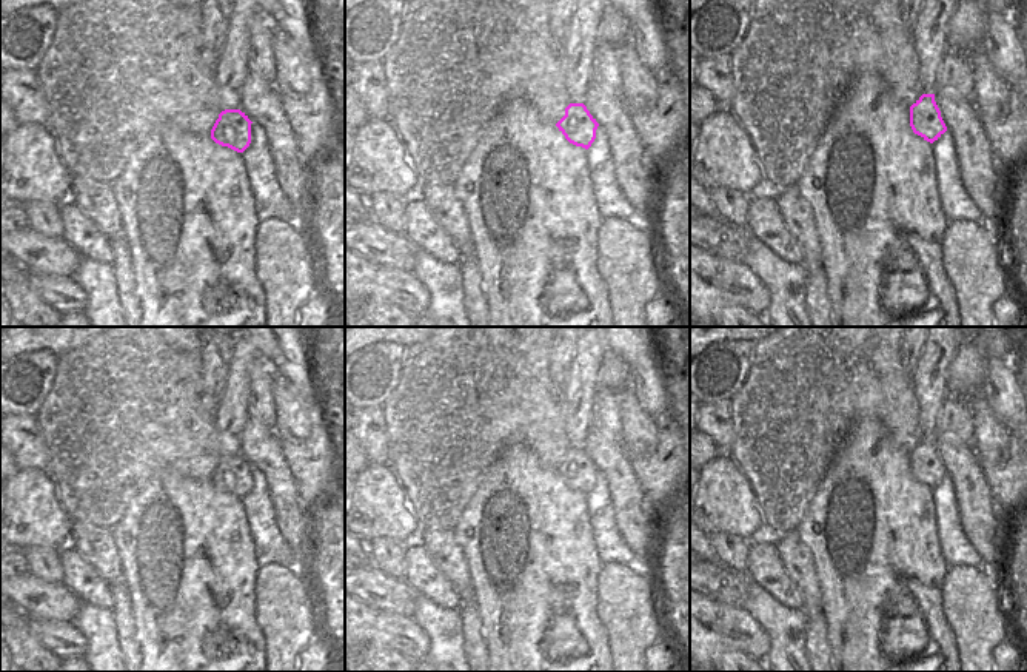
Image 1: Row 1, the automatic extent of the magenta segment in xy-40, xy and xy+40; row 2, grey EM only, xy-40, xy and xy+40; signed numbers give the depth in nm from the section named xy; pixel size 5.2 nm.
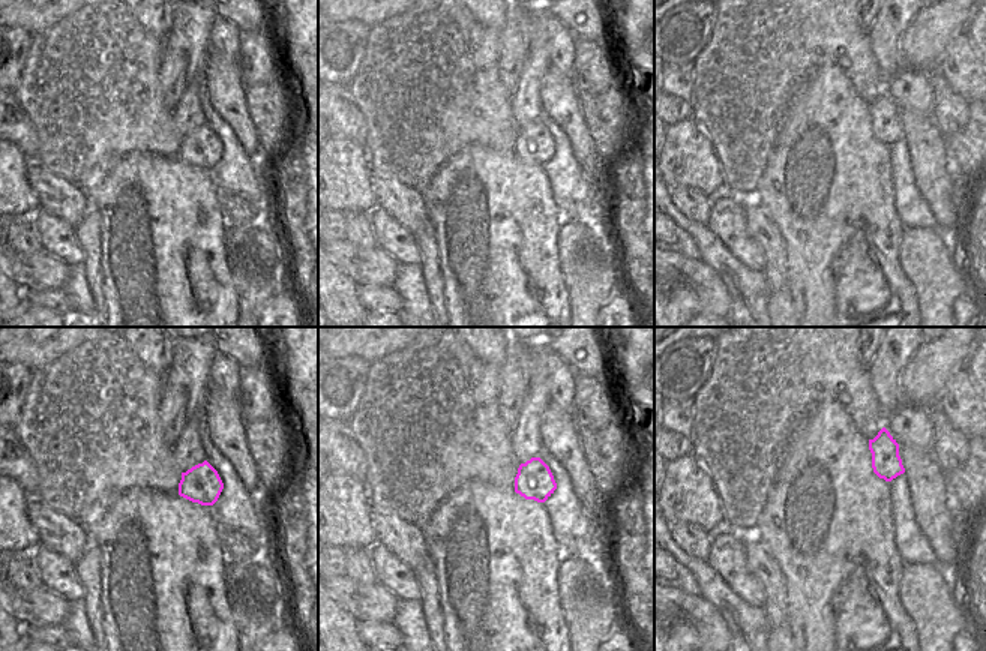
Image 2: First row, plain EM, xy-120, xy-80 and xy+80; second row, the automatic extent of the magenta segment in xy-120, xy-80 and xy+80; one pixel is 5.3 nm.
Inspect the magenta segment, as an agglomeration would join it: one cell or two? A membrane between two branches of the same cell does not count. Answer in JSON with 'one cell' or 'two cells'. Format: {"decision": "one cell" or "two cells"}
{"decision": "two cells"}

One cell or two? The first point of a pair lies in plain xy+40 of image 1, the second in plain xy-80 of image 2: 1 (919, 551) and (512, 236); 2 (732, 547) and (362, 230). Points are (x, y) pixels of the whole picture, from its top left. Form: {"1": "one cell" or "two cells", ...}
{"1": "one cell", "2": "one cell"}

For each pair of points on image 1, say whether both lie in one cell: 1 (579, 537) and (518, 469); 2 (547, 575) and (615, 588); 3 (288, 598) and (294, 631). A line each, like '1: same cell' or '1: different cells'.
1: same cell
2: different cells
3: same cell

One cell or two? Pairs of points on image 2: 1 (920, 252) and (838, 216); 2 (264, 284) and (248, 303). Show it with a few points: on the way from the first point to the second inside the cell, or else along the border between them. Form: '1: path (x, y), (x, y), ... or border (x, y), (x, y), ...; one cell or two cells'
1: border (904, 227), (899, 266), (908, 278); two cells
2: path (260, 288), (251, 299); one cell

